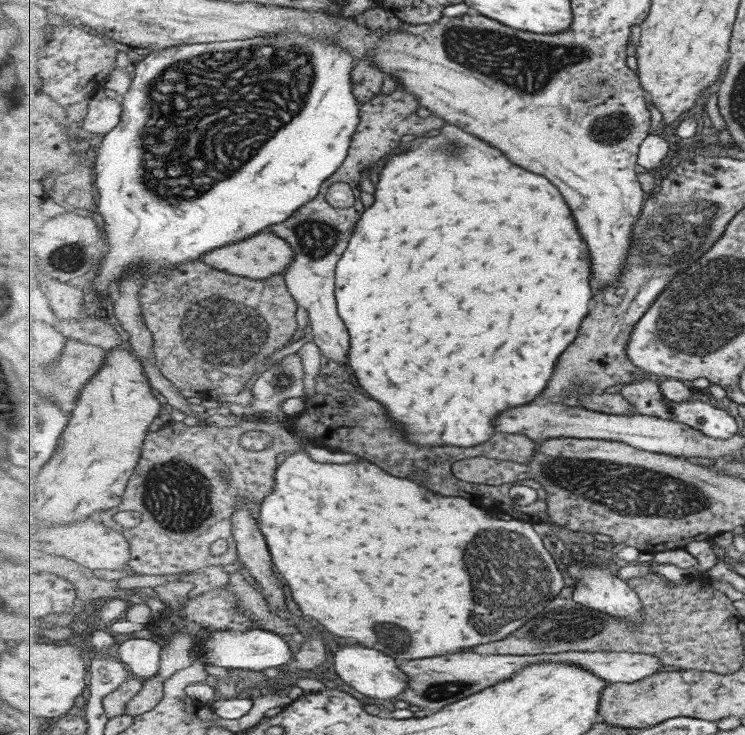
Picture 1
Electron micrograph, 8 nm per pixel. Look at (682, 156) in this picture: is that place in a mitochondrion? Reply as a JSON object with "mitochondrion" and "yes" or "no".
{"mitochondrion":"no"}

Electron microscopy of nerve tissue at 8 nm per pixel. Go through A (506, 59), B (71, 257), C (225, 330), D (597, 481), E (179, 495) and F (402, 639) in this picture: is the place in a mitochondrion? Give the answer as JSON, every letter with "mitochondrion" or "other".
{"A":"mitochondrion","B":"mitochondrion","C":"mitochondrion","D":"mitochondrion","E":"mitochondrion","F":"mitochondrion"}

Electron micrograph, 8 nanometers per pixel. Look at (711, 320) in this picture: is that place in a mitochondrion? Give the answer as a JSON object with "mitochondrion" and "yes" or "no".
{"mitochondrion":"yes"}

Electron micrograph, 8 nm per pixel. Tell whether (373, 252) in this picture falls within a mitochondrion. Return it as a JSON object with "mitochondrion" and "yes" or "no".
{"mitochondrion":"no"}

